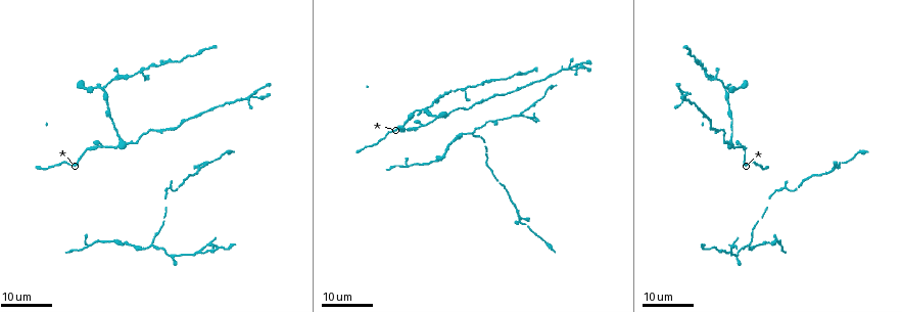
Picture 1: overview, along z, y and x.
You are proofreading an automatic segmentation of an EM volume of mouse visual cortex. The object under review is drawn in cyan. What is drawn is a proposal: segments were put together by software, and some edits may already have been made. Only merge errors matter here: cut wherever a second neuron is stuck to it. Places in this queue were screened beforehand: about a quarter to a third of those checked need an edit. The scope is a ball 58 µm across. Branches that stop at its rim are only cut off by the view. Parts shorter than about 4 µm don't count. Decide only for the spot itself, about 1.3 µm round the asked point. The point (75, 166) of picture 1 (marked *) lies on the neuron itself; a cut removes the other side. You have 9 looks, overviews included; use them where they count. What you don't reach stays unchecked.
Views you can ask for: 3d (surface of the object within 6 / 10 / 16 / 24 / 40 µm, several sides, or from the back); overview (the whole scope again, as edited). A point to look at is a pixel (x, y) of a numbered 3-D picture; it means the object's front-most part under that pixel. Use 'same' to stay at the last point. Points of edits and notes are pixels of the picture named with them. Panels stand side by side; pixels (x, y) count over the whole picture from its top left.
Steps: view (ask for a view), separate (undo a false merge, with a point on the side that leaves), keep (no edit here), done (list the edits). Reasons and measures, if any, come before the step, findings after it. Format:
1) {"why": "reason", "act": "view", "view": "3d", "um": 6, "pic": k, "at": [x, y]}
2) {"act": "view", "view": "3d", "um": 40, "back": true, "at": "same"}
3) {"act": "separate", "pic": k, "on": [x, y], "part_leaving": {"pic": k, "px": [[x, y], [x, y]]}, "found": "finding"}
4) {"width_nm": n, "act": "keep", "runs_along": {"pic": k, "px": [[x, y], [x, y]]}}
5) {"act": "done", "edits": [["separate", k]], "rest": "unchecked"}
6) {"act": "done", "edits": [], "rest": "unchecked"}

{"why": "three arms meet", "act": "view", "view": "3d", "um": 24, "pic": 1, "at": [444, 114]}

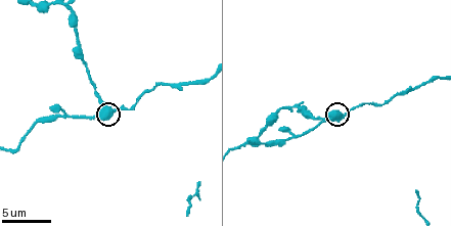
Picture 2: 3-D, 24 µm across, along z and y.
{"why": "zoom in", "act": "view", "view": "3d", "um": 6, "pic": 2, "at": [335, 117]}

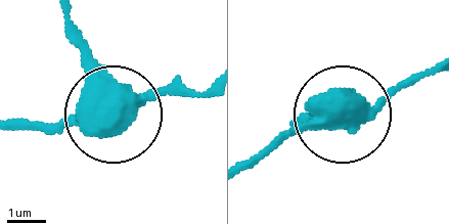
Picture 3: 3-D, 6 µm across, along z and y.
{"arms": 3, "act": "separate", "pic": 3, "on": [91, 55], "found": "a second neuron is stuck on"}

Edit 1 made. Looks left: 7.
{"why": "three-way junction", "act": "view", "view": "3d", "um": 6, "pic": 2, "at": [66, 116]}

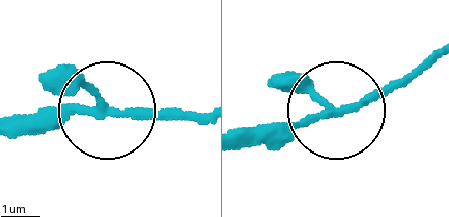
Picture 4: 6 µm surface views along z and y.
{"width_nm": 170, "act": "keep", "found": "continuous, no second neuron"}

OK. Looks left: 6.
{"act": "view", "view": "3d", "um": 16, "pic": 1, "at": [472, 133]}

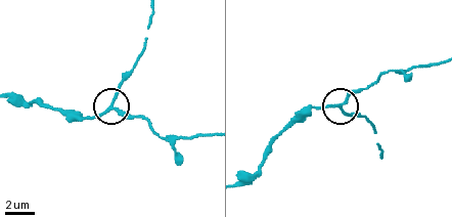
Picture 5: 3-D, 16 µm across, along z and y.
{"act": "view", "view": "3d", "um": 10, "pic": 5, "at": [344, 103]}

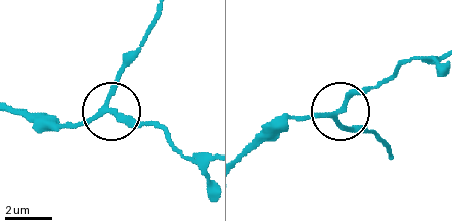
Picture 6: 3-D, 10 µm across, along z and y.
{"arms": 3, "act": "keep", "found": "one neuron here"}

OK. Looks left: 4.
{"why": "thin neck", "act": "view", "view": "3d", "um": 16, "pic": 1, "at": [443, 155]}

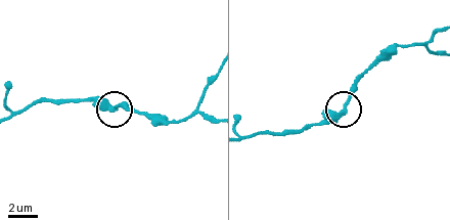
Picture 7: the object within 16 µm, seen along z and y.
{"why": "zoom in", "act": "view", "view": "3d", "um": 6, "pic": 7, "at": [346, 102]}

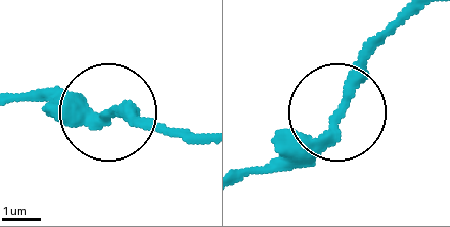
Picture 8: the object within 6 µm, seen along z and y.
{"act": "view", "view": "3d", "um": 6, "back": true, "pic": 8, "at": [340, 112]}

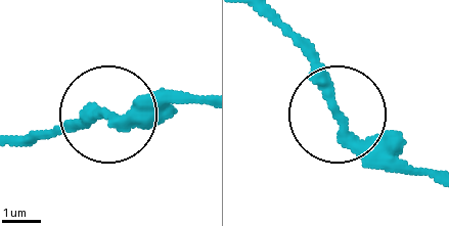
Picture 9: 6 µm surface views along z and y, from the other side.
{"act": "keep", "found": "one neuron here"}

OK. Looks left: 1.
{"act": "done", "edits": [["separate", 3]], "rest": "unchecked"}

